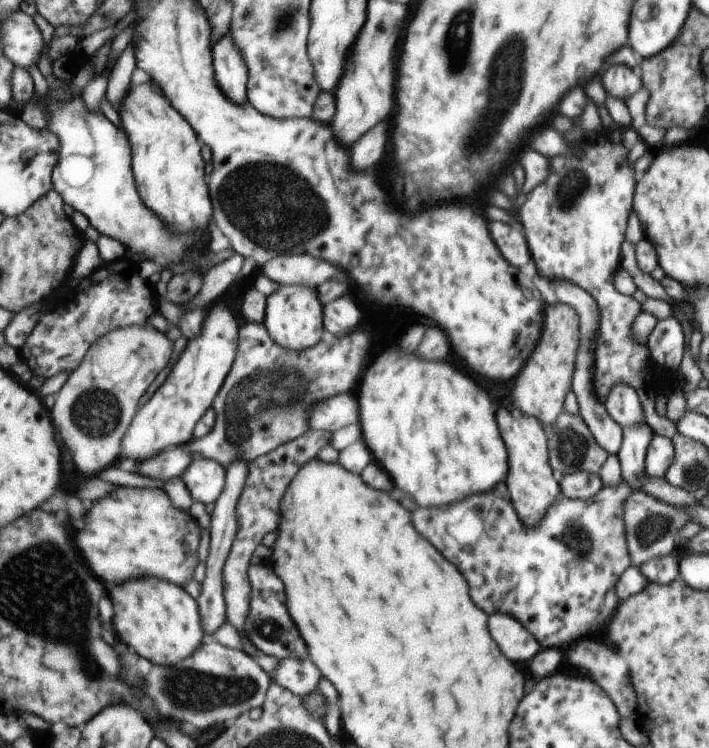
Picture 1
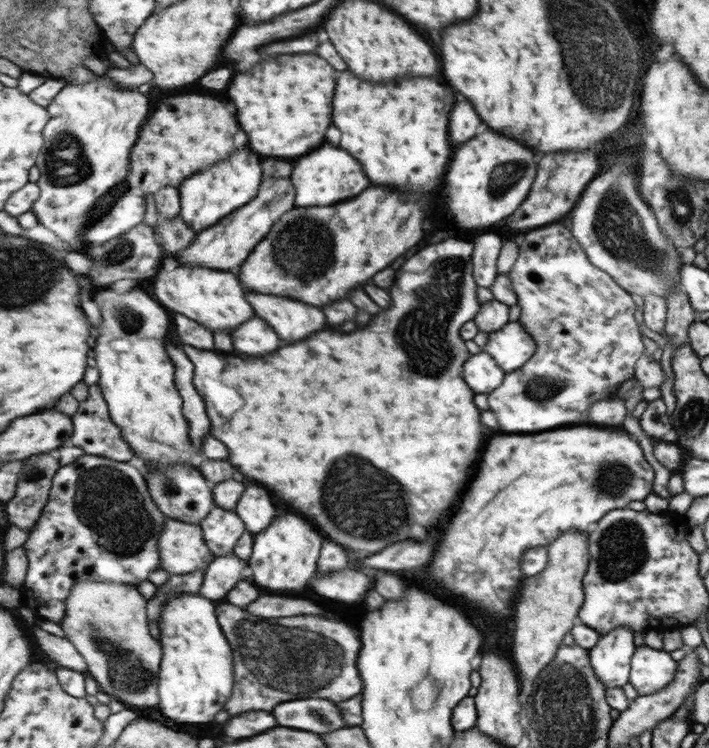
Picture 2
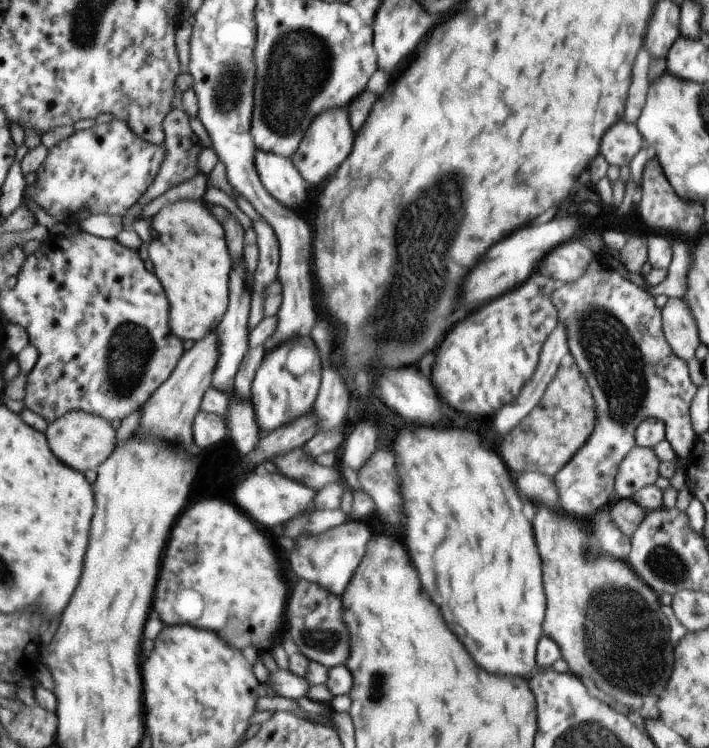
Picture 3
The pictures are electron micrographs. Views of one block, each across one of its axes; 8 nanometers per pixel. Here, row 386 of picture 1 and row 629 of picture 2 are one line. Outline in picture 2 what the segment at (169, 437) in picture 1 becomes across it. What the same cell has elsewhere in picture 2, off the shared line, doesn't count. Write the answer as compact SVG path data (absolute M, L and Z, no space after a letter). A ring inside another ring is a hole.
M180 593L164 606L162 639L164 660L161 674L161 704L166 716L184 724L208 724L224 710L234 694L235 649L222 630L218 603L202 594Z

